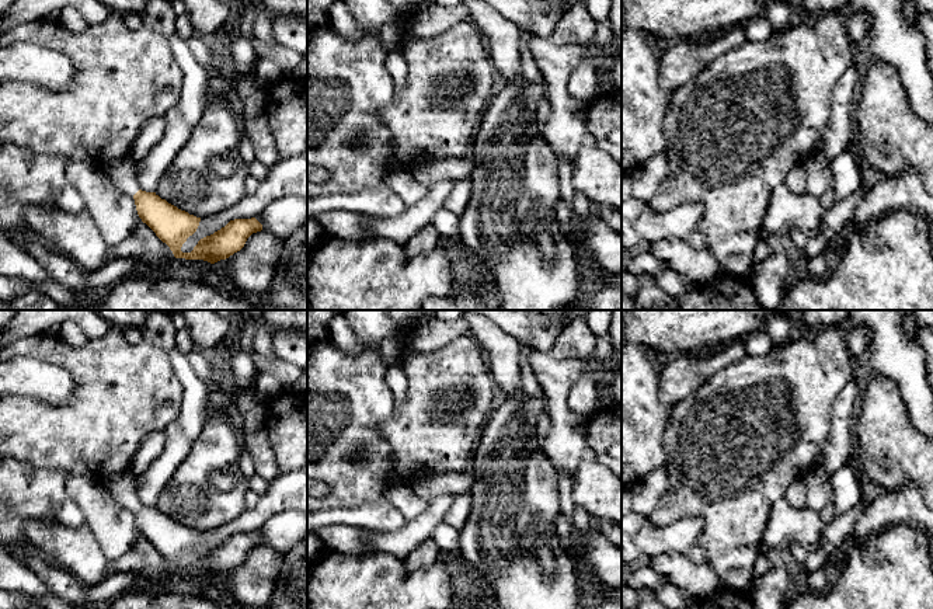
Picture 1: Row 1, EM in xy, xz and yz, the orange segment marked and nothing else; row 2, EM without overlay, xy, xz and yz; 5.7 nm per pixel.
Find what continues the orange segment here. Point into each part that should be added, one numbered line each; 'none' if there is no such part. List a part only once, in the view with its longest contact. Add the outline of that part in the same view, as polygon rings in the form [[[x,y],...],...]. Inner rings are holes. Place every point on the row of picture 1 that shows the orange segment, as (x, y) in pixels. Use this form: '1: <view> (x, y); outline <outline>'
1: xy (122, 171); outline [[[129,156],[112,160],[102,168],[102,173],[111,177],[114,185],[129,196],[140,189],[136,178],[136,161]]]

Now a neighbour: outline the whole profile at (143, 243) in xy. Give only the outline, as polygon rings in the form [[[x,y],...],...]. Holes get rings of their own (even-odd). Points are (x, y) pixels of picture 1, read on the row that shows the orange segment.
[[[143,222],[133,229],[130,236],[112,247],[111,251],[115,257],[139,258],[152,268],[163,268],[175,258],[170,247]]]

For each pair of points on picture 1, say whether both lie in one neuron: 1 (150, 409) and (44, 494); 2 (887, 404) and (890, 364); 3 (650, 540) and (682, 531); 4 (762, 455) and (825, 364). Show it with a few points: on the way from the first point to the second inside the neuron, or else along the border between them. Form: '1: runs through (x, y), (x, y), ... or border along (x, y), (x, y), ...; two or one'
1: border along (35, 467), (58, 469), (68, 476); two
2: border along (874, 372), (891, 378), (898, 385), (907, 407); two
3: runs through (658, 540), (674, 538); one
4: runs through (770, 432), (793, 410), (793, 396), (803, 386); one

